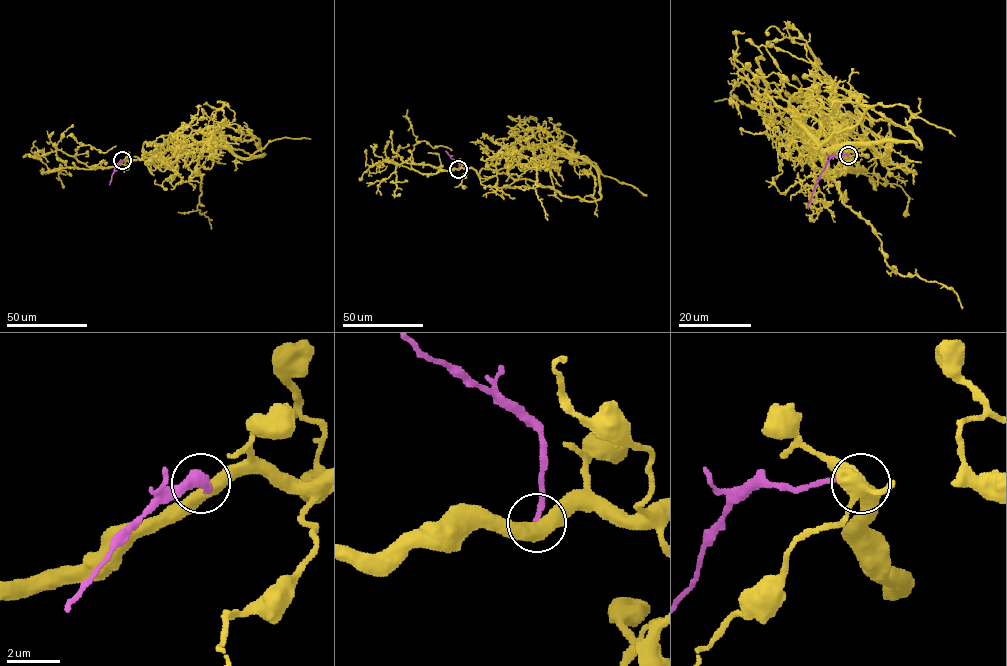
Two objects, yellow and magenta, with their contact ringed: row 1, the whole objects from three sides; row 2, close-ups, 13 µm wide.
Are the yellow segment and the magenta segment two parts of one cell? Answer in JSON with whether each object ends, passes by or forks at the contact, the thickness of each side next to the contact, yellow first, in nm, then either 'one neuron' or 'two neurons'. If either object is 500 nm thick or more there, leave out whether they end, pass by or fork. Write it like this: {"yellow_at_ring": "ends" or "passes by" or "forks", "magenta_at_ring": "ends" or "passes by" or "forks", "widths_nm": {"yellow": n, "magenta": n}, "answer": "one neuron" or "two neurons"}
{"widths_nm": {"yellow": 500, "magenta": 190}, "answer": "two neurons"}

